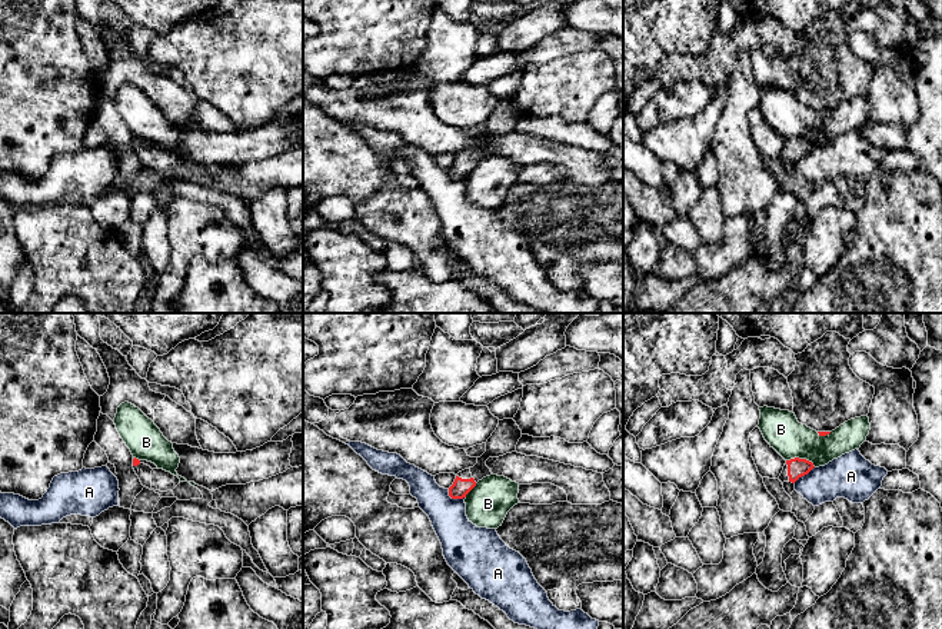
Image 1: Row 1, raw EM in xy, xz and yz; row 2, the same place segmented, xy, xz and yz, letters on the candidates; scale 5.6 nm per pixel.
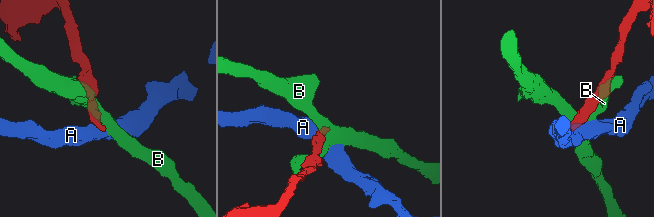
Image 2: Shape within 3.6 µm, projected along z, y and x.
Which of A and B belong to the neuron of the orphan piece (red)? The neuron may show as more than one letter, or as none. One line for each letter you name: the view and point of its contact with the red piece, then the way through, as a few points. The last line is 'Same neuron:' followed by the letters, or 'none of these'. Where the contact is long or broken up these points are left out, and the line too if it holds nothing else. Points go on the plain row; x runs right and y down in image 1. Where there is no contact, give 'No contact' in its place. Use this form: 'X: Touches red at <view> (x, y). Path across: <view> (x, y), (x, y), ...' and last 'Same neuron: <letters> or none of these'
Same neuron: none of these

